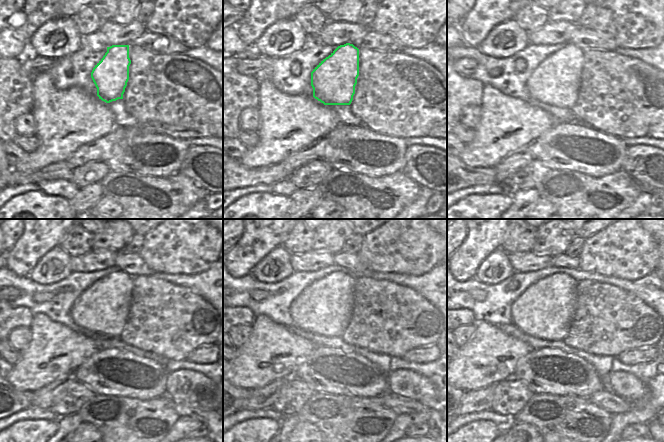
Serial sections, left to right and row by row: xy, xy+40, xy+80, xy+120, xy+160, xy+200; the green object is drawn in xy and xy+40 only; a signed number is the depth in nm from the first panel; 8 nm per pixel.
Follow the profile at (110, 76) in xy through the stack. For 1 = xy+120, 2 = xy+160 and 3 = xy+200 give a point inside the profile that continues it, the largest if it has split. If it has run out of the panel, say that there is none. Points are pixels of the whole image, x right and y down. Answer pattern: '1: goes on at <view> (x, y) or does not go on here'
1: goes on at xy+120 (103, 308)
2: goes on at xy+160 (324, 308)
3: goes on at xy+200 (545, 311)

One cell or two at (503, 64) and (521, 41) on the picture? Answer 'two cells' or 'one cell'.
two cells

